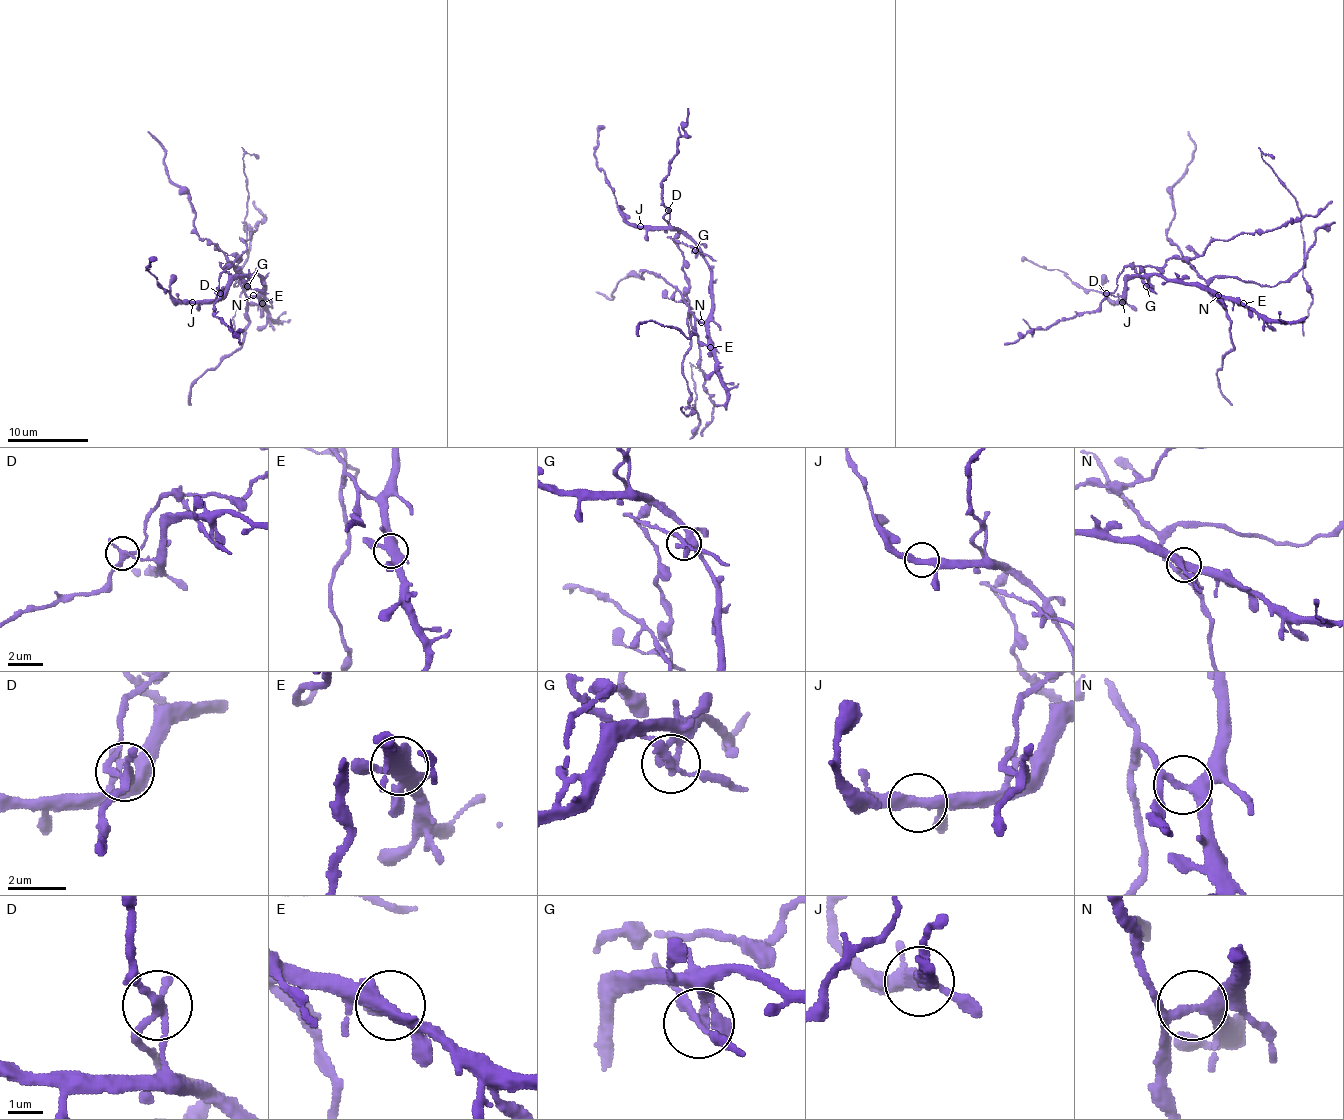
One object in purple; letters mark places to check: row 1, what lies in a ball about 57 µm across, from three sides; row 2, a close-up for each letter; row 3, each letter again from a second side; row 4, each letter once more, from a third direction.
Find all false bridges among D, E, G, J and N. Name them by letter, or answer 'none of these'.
D, G, N

